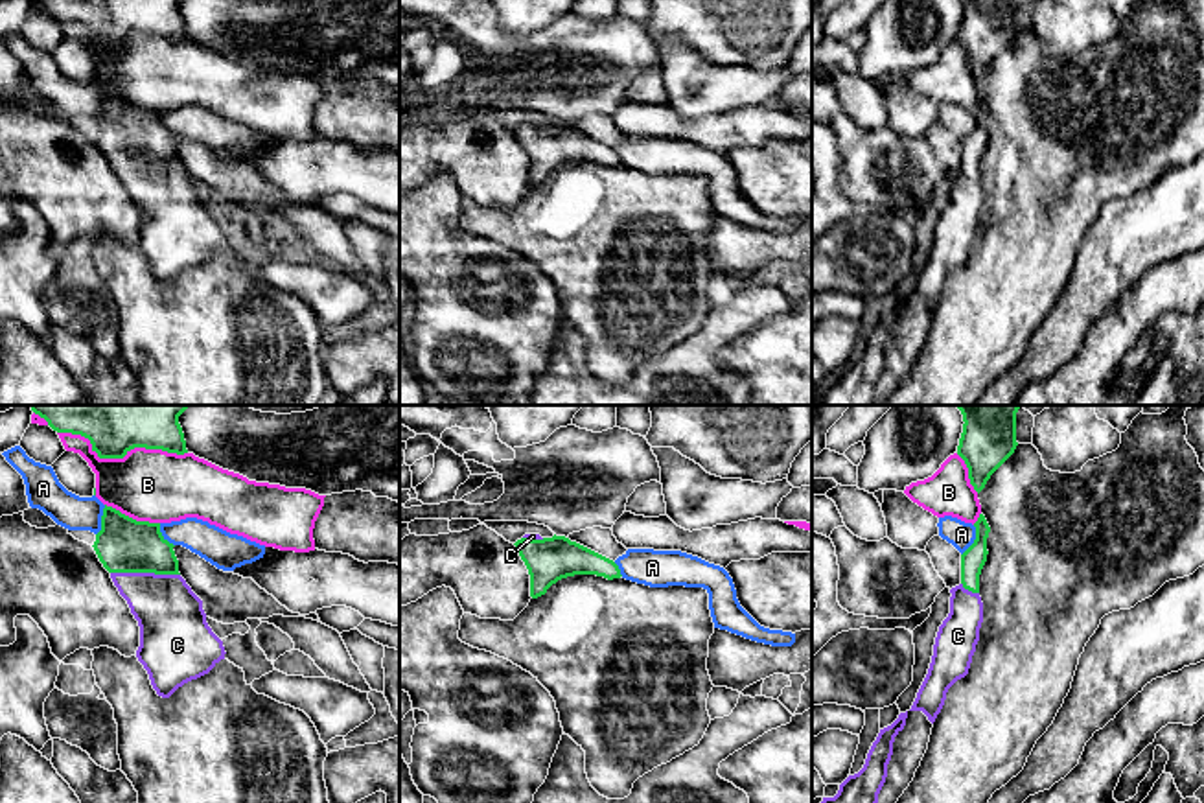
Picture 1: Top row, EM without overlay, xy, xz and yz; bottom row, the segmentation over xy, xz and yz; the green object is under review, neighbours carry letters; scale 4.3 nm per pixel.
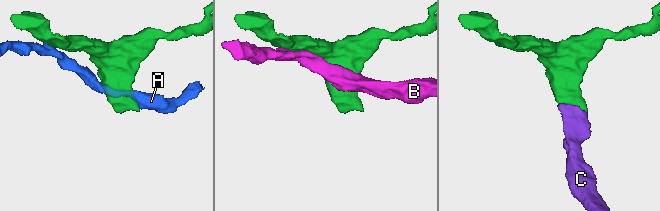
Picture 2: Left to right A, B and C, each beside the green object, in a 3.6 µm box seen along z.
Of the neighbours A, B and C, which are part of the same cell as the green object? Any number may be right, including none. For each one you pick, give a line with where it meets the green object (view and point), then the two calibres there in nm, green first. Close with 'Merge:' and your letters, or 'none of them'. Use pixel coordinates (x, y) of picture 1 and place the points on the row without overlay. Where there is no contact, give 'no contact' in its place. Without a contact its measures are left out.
C: contact xy (146, 159); calibres 240 and 300 nm
Merge: C

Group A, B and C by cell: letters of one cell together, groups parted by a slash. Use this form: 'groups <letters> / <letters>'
groups A / B / C

